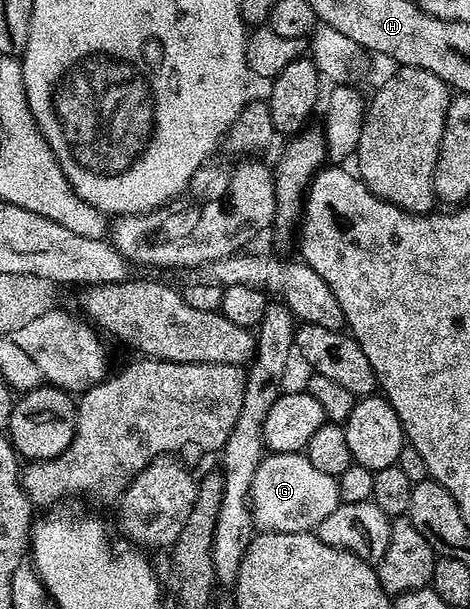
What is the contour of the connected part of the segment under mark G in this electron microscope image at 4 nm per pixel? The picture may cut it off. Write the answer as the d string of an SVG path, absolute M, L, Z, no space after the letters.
M305 452L300 453L270 453L263 456L260 467L256 471L256 479L252 481L252 491L250 492L250 511L254 515L255 526L259 530L269 531L272 533L309 533L317 530L320 523L324 523L327 515L332 515L332 511L336 511L336 507L340 504L338 499L338 478L327 475L324 471L319 471L317 467L312 467L312 463L307 459Z

